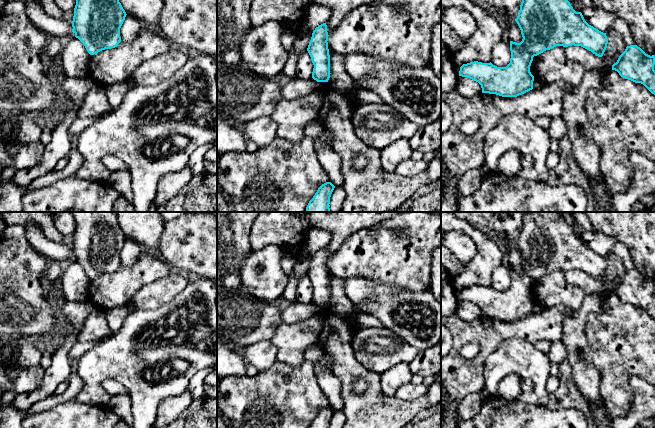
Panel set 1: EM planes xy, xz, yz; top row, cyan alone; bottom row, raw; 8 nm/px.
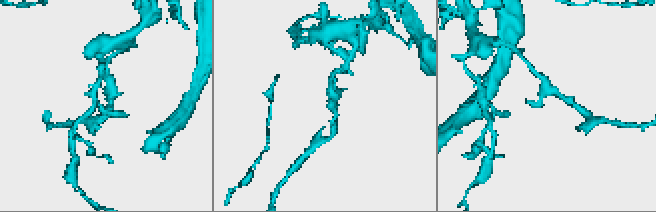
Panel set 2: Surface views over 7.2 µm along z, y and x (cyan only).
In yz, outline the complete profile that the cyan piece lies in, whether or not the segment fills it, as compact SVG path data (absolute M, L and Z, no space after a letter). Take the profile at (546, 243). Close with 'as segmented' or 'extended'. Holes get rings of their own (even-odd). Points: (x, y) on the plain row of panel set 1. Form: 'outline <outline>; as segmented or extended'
outline M522 212L522 226L515 243L522 265L510 265L511 282L506 291L478 285L463 288L459 300L470 302L481 309L482 317L502 321L517 321L533 313L534 300L530 296L533 281L556 270L581 270L602 281L608 268L606 257L589 249L581 236L576 236L559 212Z; as segmented

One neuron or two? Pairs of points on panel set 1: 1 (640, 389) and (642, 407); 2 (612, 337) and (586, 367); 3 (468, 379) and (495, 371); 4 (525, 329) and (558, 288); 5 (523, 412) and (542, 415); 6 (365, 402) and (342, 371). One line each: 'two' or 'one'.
1: one
2: two
3: two
4: two
5: one
6: one

